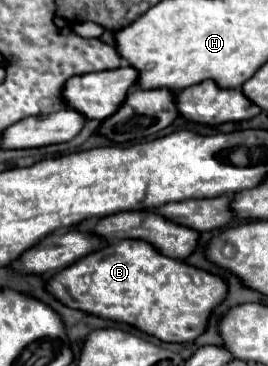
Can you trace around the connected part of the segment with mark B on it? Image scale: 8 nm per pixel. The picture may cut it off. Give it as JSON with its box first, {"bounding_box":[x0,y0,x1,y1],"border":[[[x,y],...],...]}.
{"bounding_box":[47,240,227,342],"border":[[[123,240],[63,268],[47,280],[47,290],[71,308],[119,320],[163,342],[193,342],[207,328],[211,312],[227,298],[227,280],[187,262],[163,256],[155,246]]]}

